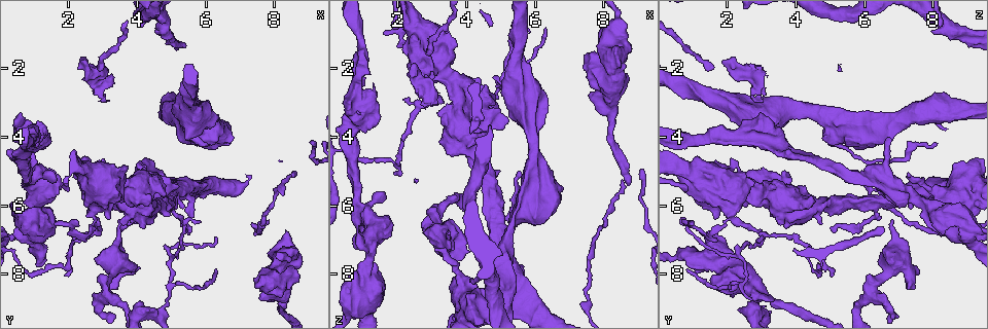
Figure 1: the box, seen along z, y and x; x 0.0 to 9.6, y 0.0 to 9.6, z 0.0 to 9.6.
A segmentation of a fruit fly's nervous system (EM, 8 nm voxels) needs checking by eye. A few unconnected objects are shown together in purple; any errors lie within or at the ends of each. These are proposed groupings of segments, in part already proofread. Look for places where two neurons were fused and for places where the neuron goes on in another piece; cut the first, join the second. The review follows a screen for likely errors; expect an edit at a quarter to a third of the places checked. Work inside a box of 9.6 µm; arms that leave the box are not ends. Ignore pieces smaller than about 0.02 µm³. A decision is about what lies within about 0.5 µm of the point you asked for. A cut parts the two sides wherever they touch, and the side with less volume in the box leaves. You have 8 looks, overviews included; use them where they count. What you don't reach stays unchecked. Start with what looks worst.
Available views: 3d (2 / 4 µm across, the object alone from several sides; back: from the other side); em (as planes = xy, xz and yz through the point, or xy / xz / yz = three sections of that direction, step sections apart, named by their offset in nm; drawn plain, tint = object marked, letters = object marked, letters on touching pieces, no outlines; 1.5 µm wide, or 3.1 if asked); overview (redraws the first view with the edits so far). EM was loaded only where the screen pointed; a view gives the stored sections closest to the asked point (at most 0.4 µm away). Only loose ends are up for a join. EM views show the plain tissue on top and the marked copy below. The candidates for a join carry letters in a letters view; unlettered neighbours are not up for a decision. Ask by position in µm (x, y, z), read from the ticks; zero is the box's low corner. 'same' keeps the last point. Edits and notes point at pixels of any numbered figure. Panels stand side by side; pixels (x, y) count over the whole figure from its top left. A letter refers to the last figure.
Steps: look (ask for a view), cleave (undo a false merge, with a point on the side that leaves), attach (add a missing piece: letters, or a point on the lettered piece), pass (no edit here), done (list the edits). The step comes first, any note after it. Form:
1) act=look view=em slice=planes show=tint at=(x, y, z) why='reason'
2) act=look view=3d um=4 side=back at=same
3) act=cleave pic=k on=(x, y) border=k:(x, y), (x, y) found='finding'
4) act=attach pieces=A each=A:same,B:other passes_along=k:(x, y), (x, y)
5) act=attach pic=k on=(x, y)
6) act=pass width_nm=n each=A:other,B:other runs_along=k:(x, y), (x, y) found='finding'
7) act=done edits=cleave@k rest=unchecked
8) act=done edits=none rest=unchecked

act=look view=3d um=2 at=(8.15, 8.75, 3.25)

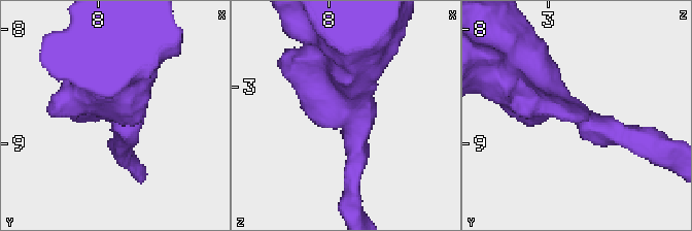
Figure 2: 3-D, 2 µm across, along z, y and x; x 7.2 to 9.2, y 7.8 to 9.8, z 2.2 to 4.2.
act=look view=em slice=planes show=letters at=(8.20, 8.72, 3.24) why='need the tissue'

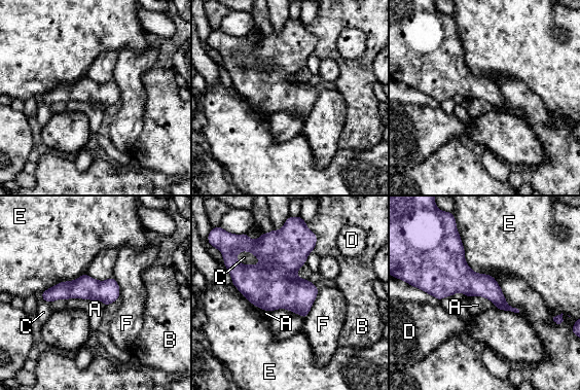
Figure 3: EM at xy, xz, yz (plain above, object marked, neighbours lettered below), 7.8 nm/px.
act=pass longest_contact=E:480nm each=A:other,B:other,C:other,D:other,E:other,F:other border=3:(66, 299), (100, 299), (105, 306) found='continuous, no second neuron'

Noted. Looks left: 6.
act=look view=3d um=2 at=(4.80, 8.85, 2.80) why='thick turns thin'

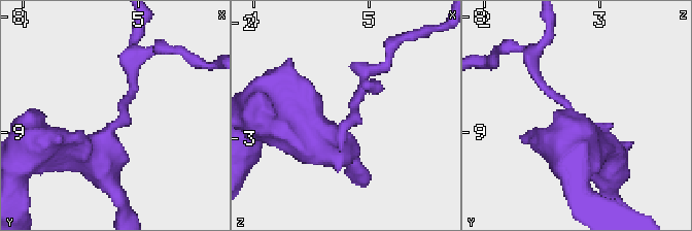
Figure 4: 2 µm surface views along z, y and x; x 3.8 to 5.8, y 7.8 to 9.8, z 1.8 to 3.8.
act=look view=em slice=planes show=letters at=(4.82, 8.80, 2.74) why='shape alone is not enough'

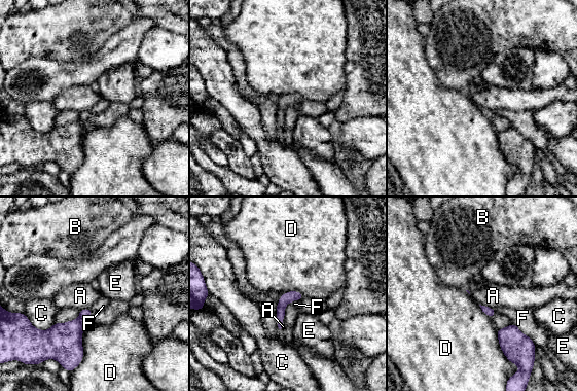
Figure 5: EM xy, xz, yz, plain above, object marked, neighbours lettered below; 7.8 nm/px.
act=cleave pic=5 on=(84, 313) each=A:other,B:other,C:other,D:other,E:other,F:other border=5:(79, 317), (84, 321) found='a second neuron is stuck on'

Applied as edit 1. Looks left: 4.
act=look view=em slice=xy step=4 show=letters at=(5.60, 6.35, 7.80) why='tapers out'

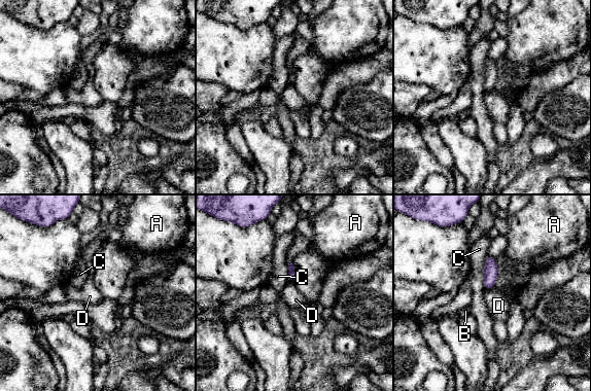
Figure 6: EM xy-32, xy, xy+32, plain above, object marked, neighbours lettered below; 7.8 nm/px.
act=pass longest_contact=C:260nm each=A:other,B:other,C:other,D:other border=6:(494, 287), (485, 289) found='no lettered piece goes on from it'

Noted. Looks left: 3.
act=done edits=cleave@5 rest=unchecked

